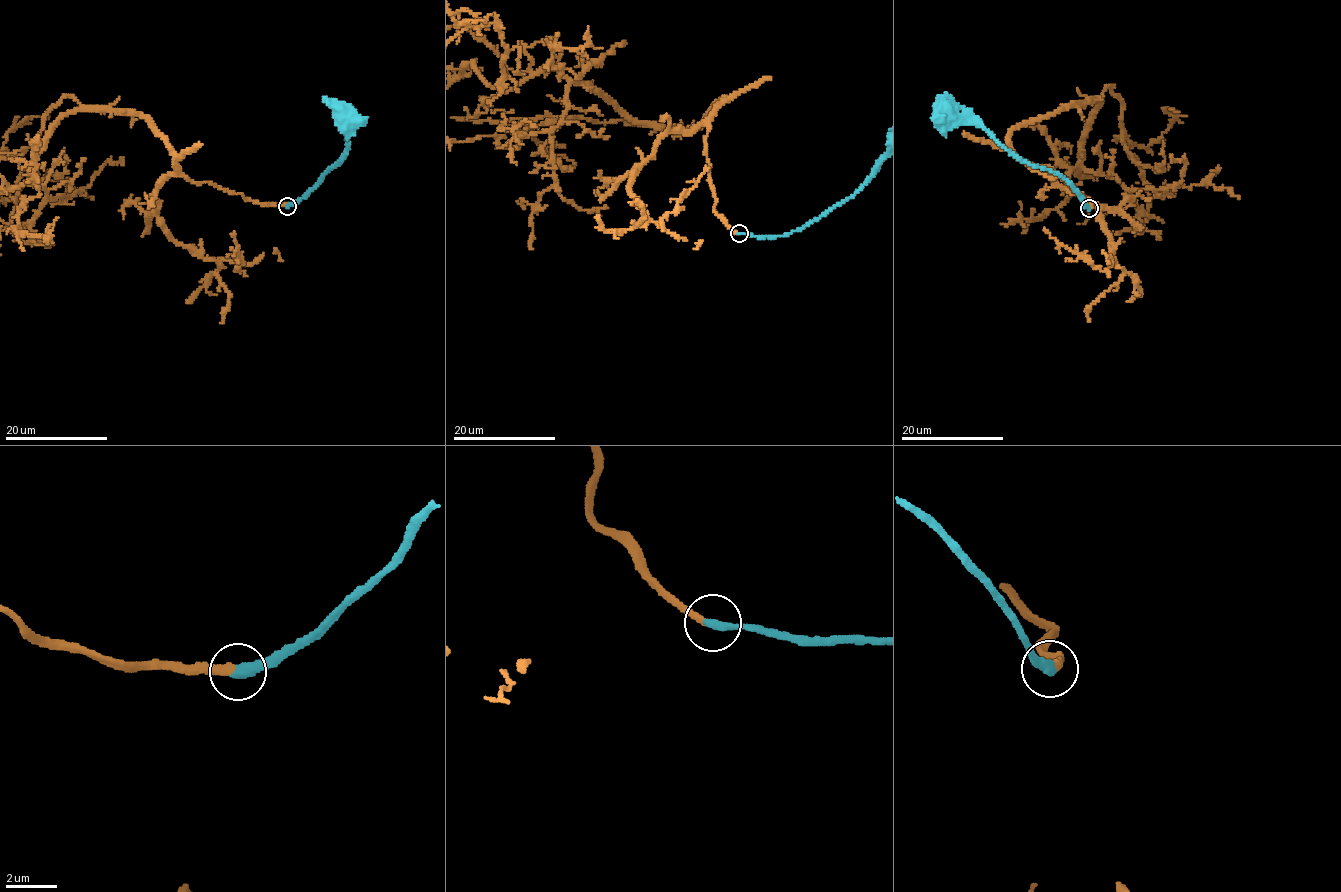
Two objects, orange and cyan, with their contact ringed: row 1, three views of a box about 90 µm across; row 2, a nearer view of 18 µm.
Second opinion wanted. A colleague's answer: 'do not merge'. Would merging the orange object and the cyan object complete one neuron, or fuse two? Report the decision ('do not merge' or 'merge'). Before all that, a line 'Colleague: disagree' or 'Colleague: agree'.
Colleague: disagree
merge

